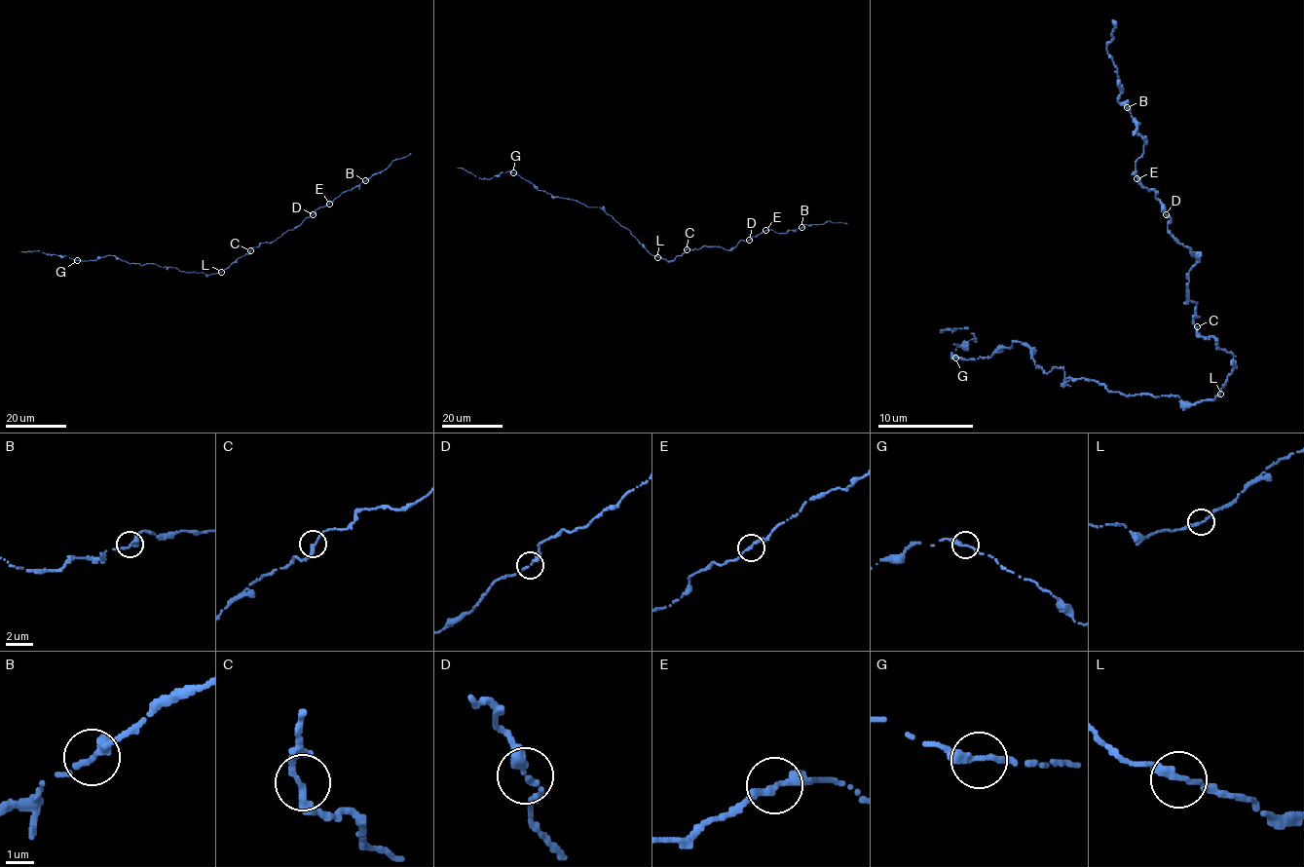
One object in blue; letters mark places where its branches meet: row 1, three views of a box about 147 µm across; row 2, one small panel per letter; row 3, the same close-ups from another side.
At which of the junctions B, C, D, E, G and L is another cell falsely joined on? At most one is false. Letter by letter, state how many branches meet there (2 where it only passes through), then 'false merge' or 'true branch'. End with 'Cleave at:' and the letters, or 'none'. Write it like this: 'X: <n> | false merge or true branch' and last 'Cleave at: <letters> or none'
B: 2 | true branch
C: 2 | true branch
D: 2 | true branch
E: 2 | true branch
G: 2 | true branch
L: 2 | true branch
Cleave at: none

